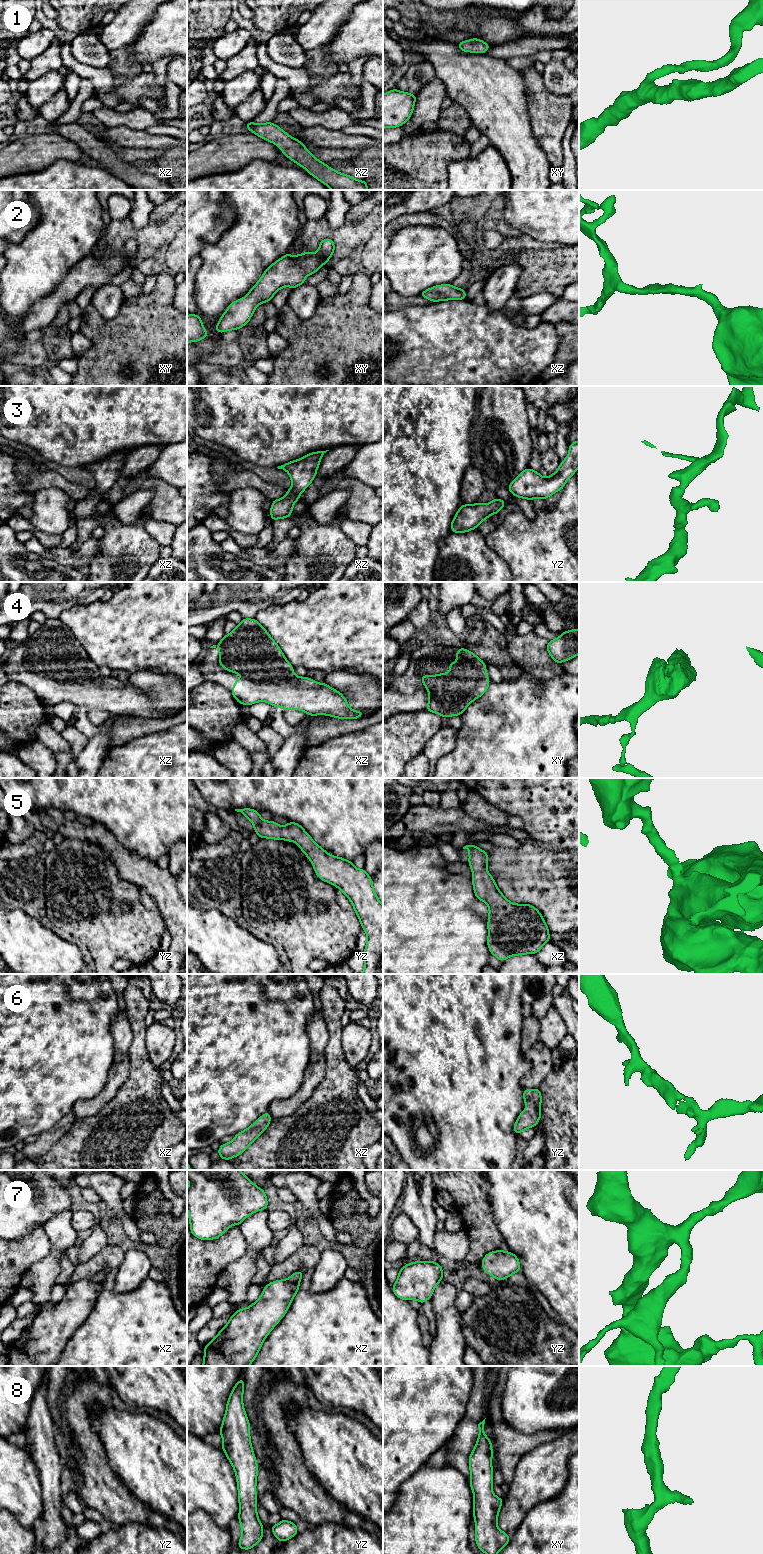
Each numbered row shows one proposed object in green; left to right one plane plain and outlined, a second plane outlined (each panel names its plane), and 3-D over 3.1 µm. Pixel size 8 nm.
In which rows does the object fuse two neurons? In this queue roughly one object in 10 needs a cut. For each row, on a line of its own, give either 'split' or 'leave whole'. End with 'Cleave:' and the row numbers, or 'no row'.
1: leave whole
2: leave whole
3: leave whole
4: leave whole
5: leave whole
6: leave whole
7: leave whole
8: leave whole
Cleave: no row

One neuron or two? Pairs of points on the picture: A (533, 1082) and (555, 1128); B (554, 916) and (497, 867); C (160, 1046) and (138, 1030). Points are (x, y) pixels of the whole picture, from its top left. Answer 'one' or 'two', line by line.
A: two
B: one
C: two

